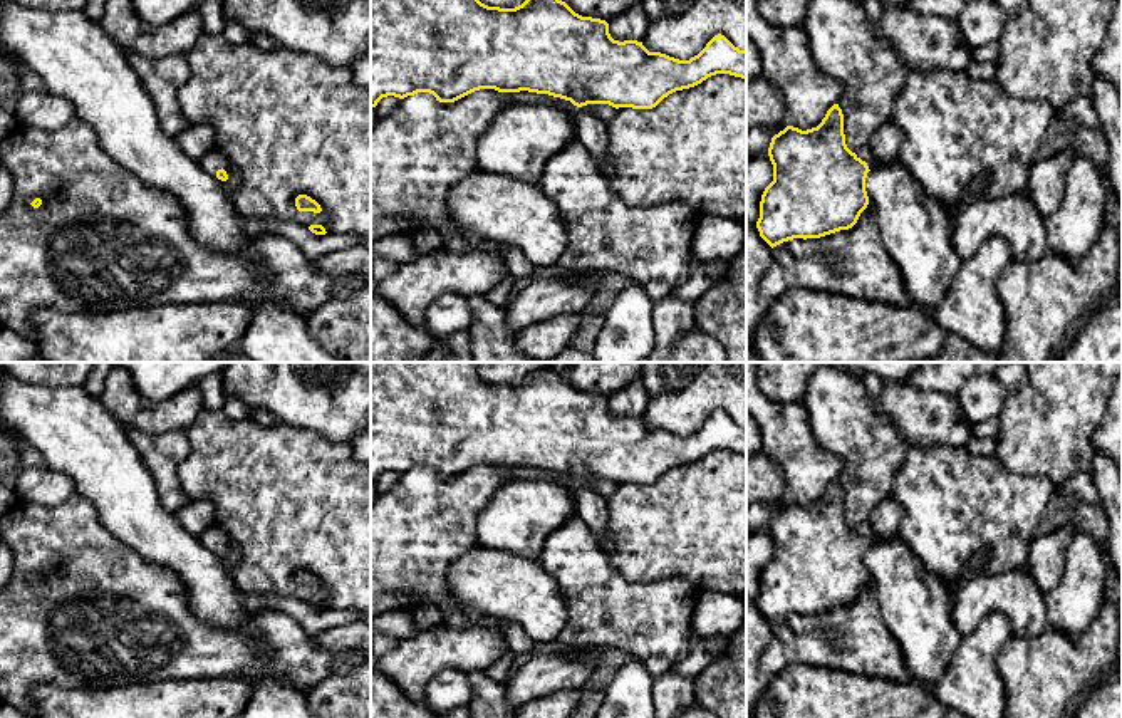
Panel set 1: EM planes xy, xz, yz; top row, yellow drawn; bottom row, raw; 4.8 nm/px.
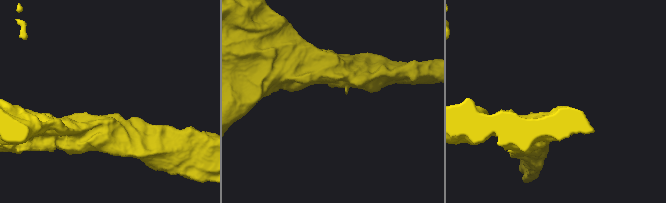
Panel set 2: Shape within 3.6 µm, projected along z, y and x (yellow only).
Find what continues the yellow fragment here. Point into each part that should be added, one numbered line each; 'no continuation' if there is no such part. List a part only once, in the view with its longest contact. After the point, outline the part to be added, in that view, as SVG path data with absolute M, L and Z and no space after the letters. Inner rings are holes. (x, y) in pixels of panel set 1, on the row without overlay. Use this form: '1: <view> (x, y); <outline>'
1: xy (215, 535); M211 525L205 533L205 540L210 545L211 552L215 554L216 554L216 547L221 544L226 547L226 550L230 550L230 535L220 525Z

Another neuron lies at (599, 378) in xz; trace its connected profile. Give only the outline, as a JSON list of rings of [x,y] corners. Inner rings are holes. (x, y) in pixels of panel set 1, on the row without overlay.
[[[569,362],[567,381],[582,393],[609,398],[641,377],[644,362]]]

